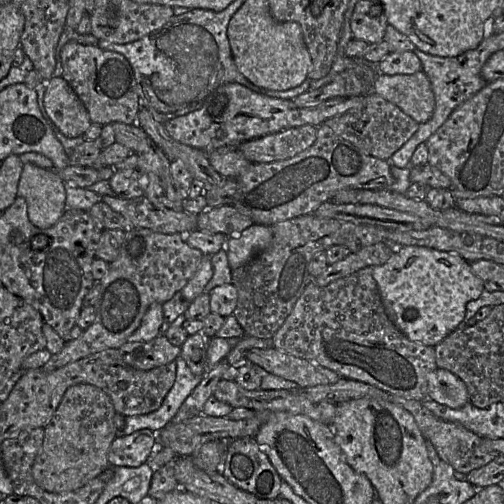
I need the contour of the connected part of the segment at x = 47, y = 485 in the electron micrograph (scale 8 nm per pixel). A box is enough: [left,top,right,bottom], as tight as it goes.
[32,384,125,493]

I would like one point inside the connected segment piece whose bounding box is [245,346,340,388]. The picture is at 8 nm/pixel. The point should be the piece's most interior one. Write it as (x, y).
(305, 373)

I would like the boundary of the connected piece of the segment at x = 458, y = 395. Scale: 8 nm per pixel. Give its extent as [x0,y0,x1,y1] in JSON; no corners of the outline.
[427,368,469,409]

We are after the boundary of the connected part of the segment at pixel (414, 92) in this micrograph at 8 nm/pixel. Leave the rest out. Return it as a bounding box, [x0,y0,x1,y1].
[373,70,435,124]

